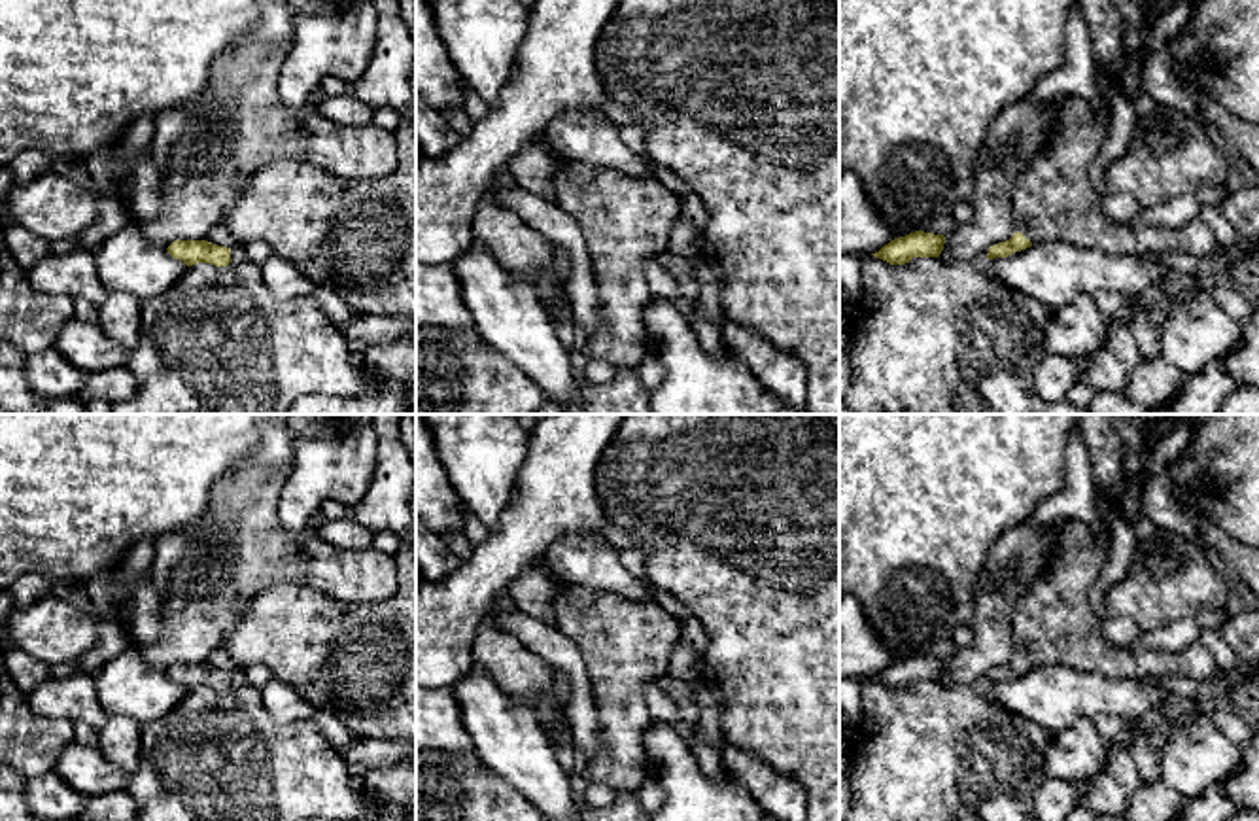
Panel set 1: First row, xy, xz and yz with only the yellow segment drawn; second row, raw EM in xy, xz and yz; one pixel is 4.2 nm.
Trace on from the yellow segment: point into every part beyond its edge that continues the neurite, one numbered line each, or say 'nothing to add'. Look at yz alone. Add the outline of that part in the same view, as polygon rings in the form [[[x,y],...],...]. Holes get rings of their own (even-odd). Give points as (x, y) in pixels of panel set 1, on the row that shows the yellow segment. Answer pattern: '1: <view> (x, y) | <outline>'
1: yz (1053, 199) | [[[1085,98],[1057,100],[1055,129],[1013,189],[1013,233],[1032,244],[1051,240],[1113,255],[1170,252],[1200,259],[1219,253],[1221,263],[1231,257],[1199,218],[1180,229],[1132,227],[1106,218],[1089,182],[1089,165],[1106,136]]]

